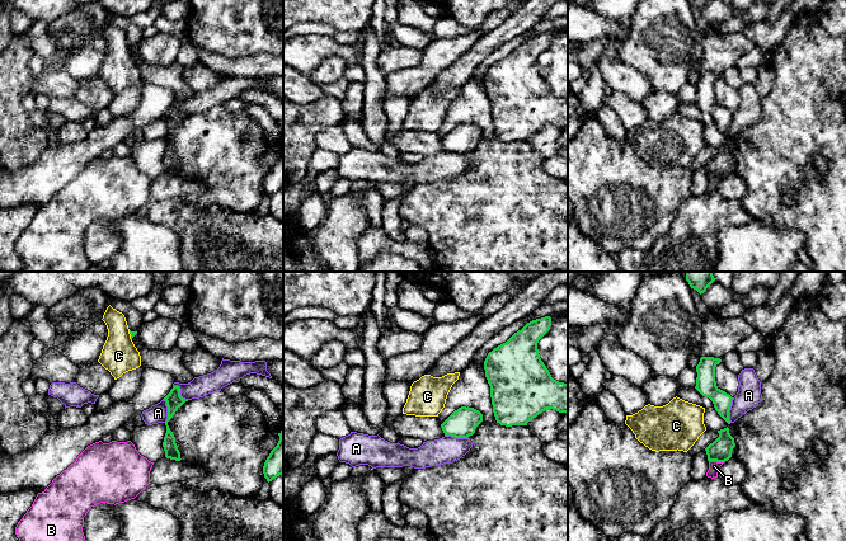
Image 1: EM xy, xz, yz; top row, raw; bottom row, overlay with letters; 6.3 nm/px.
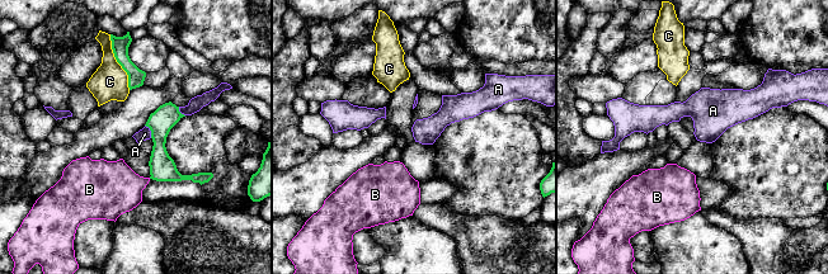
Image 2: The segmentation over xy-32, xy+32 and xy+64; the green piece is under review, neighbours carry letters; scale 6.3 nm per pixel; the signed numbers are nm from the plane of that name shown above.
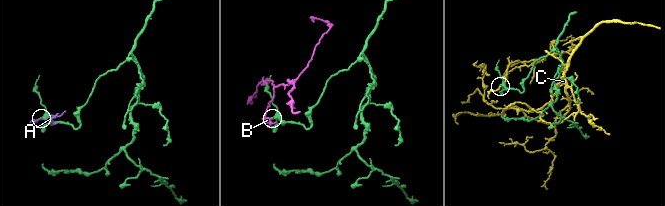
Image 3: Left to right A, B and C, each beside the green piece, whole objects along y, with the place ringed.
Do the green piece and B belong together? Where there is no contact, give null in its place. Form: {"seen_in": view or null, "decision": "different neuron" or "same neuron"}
{"seen_in": "yz", "decision": "different neuron"}

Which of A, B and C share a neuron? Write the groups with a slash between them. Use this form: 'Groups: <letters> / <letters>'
Groups: A / B / C

